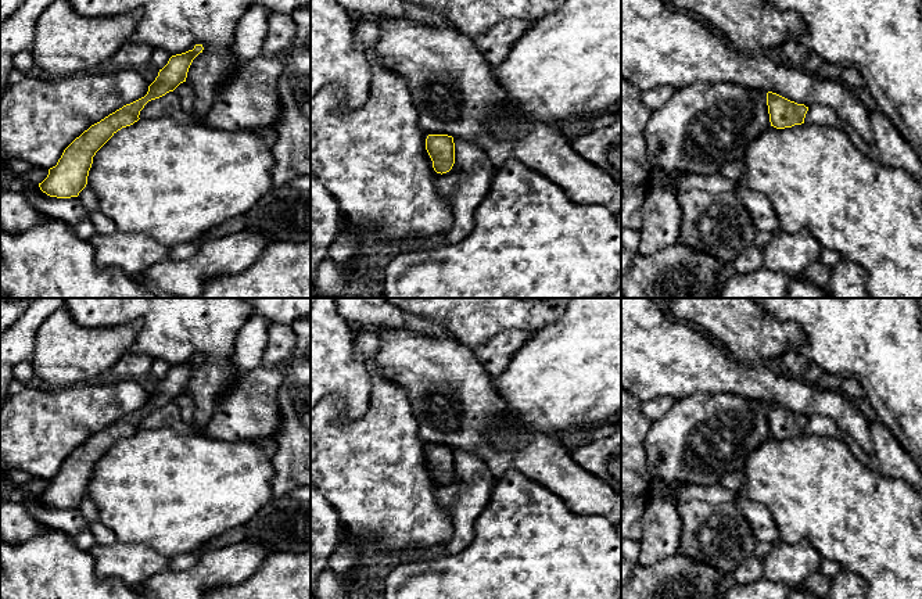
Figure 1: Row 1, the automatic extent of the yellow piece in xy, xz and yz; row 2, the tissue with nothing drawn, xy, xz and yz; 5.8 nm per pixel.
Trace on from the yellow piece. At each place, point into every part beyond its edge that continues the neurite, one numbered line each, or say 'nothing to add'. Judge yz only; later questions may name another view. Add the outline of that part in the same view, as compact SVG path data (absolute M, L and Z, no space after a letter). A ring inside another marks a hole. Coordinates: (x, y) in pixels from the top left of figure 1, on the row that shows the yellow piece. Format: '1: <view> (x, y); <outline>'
nothing to add

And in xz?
nothing to add

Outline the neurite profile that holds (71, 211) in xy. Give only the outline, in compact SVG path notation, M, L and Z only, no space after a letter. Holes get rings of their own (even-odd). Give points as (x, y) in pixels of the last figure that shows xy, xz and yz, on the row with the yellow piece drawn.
M28 183L21 193L46 216L67 223L78 237L90 241L97 233L90 219L90 212L82 205L78 197L50 197L40 190L39 184L32 183Z

